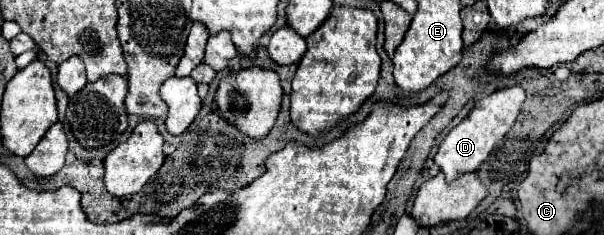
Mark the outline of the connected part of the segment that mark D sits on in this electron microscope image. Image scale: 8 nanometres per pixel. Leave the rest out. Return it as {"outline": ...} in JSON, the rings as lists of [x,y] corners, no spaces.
{"outline":[[[520,85],[508,87],[508,89],[498,89],[496,93],[476,101],[474,109],[444,137],[444,141],[440,143],[436,155],[434,155],[434,163],[442,169],[442,173],[452,181],[462,173],[468,171],[476,171],[480,167],[480,163],[488,157],[488,153],[494,149],[494,145],[510,131],[510,127],[514,125],[520,107],[524,101],[524,89]]]}

